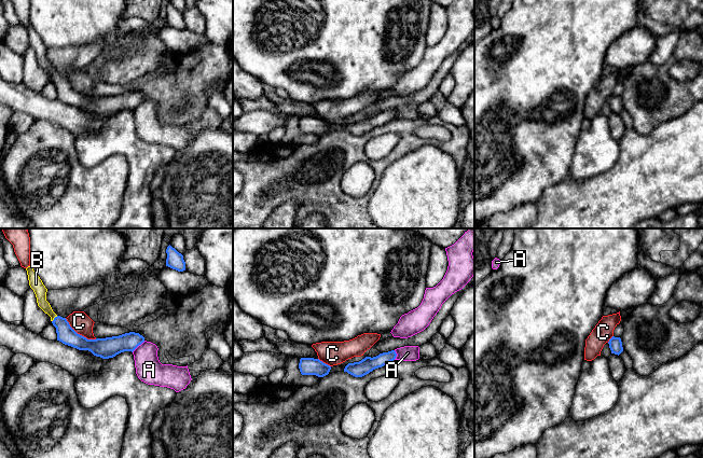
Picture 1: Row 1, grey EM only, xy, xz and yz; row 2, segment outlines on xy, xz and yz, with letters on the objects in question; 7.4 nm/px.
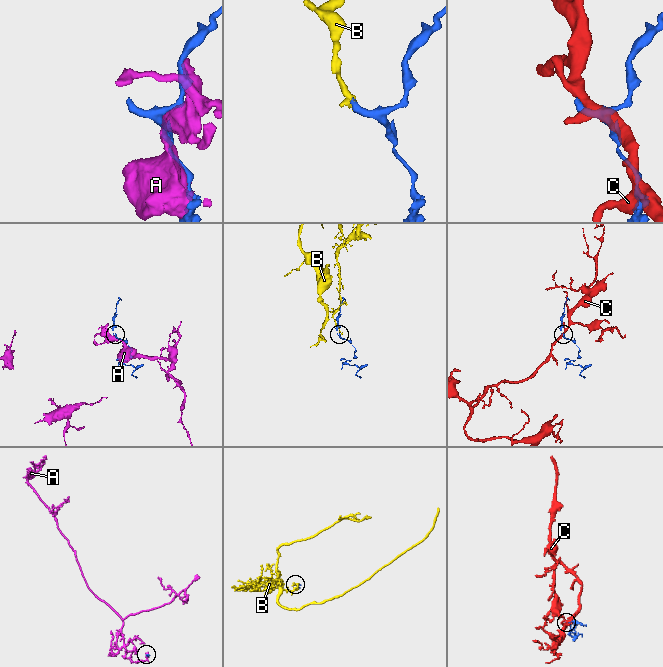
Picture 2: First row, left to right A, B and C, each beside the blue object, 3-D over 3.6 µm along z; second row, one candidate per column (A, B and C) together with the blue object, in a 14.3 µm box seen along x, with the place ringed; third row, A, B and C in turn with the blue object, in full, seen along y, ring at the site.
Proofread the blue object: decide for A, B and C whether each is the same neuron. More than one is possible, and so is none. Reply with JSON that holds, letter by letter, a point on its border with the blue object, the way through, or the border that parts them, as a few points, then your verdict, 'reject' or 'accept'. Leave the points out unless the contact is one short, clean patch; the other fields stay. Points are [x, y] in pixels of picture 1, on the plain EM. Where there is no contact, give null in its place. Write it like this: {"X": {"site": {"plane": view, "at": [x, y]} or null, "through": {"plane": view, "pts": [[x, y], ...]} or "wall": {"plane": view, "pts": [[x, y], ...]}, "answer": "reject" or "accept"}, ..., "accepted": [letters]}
{"A": {"site": {"plane": "xy", "at": [138, 103]}, "answer": "reject"}, "B": {"site": {"plane": "xy", "at": [54, 77]}, "through": {"plane": "xy", "pts": [[66, 93], [63, 85], [54, 77], [42, 61], [39, 47]]}, "answer": "accept"}, "C": {"site": {"plane": "xy", "at": [79, 93]}, "wall": {"plane": "xy", "pts": [[65, 77], [78, 92], [87, 97], [96, 97]]}, "answer": "reject"}, "accepted": ["B"]}

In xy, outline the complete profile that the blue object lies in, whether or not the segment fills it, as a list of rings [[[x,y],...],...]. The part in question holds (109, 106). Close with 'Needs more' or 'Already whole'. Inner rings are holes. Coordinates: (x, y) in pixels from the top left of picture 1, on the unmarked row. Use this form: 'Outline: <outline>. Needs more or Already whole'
Outline: [[[28,25],[26,27],[29,44],[33,48],[38,65],[51,75],[53,84],[56,86],[57,99],[65,103],[71,105],[79,109],[88,109],[94,114],[102,117],[113,116],[124,110],[134,110],[144,100],[144,96],[139,92],[129,91],[119,95],[87,98],[78,93],[69,83],[66,77],[57,74],[50,61],[46,59],[47,47],[43,43],[40,36]]]. Needs more

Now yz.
Outline: [[[612,95],[609,100],[609,107],[611,109],[611,112],[620,113],[623,110],[622,100],[620,96]]]. Already whole

